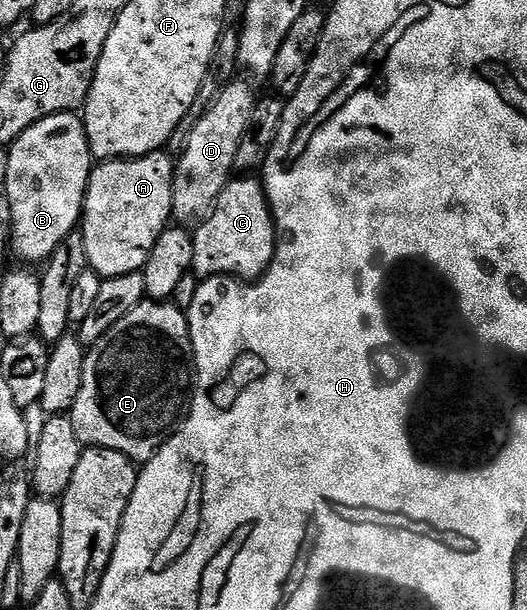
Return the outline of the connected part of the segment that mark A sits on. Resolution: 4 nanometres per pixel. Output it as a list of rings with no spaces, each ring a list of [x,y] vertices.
[[[162,150],[146,156],[135,156],[131,160],[107,160],[98,163],[90,172],[79,231],[85,243],[88,267],[98,276],[110,280],[144,269],[149,251],[155,246],[159,234],[165,231],[173,215],[174,167],[174,157],[168,151]]]

